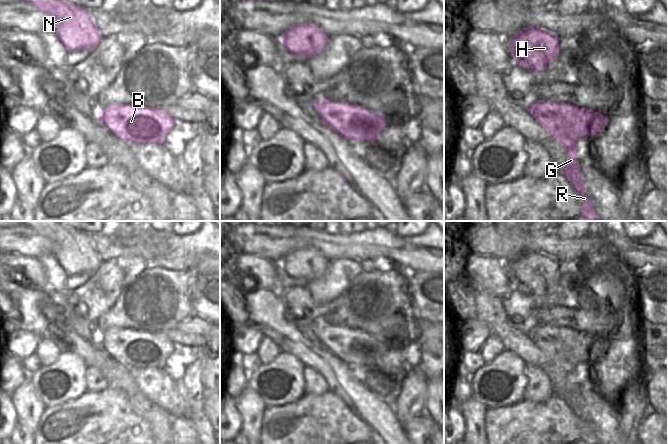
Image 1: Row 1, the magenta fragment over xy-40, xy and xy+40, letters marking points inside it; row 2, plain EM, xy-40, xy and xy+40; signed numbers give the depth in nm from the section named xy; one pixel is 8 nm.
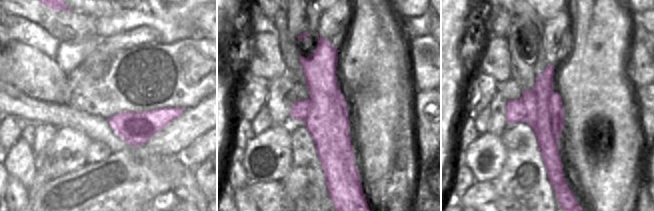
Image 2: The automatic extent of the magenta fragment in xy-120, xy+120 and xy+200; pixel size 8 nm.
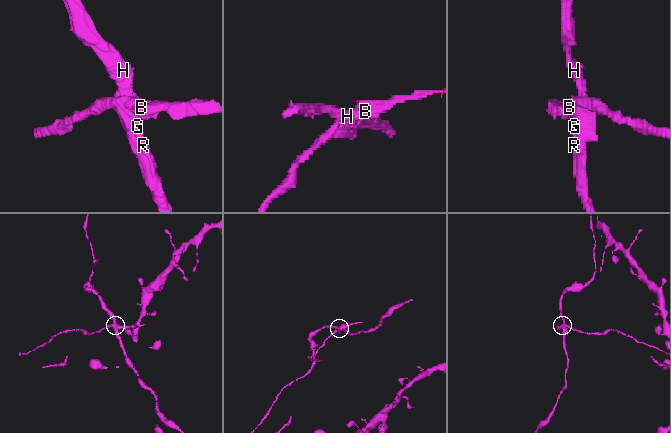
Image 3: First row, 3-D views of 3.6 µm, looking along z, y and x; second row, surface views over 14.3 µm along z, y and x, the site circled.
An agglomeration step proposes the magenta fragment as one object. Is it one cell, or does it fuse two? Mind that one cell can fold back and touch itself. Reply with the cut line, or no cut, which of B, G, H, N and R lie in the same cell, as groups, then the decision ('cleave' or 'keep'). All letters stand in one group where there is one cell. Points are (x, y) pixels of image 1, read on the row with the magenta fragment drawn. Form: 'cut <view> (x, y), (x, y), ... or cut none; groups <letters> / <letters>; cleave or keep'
cut xy+40 (533, 116), (547, 116), (564, 121), (565, 132), (576, 142); groups B / G H N R; cleave

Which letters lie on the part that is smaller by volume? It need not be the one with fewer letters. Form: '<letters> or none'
B

